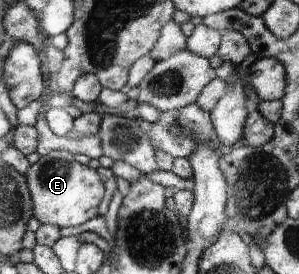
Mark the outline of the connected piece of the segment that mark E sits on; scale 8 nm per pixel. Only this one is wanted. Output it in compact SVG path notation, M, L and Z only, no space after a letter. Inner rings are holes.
M52 150L30 165L25 176L28 176L29 188L32 188L34 217L41 224L52 224L60 229L76 227L97 216L103 198L103 180L95 169L77 164L69 152Z

